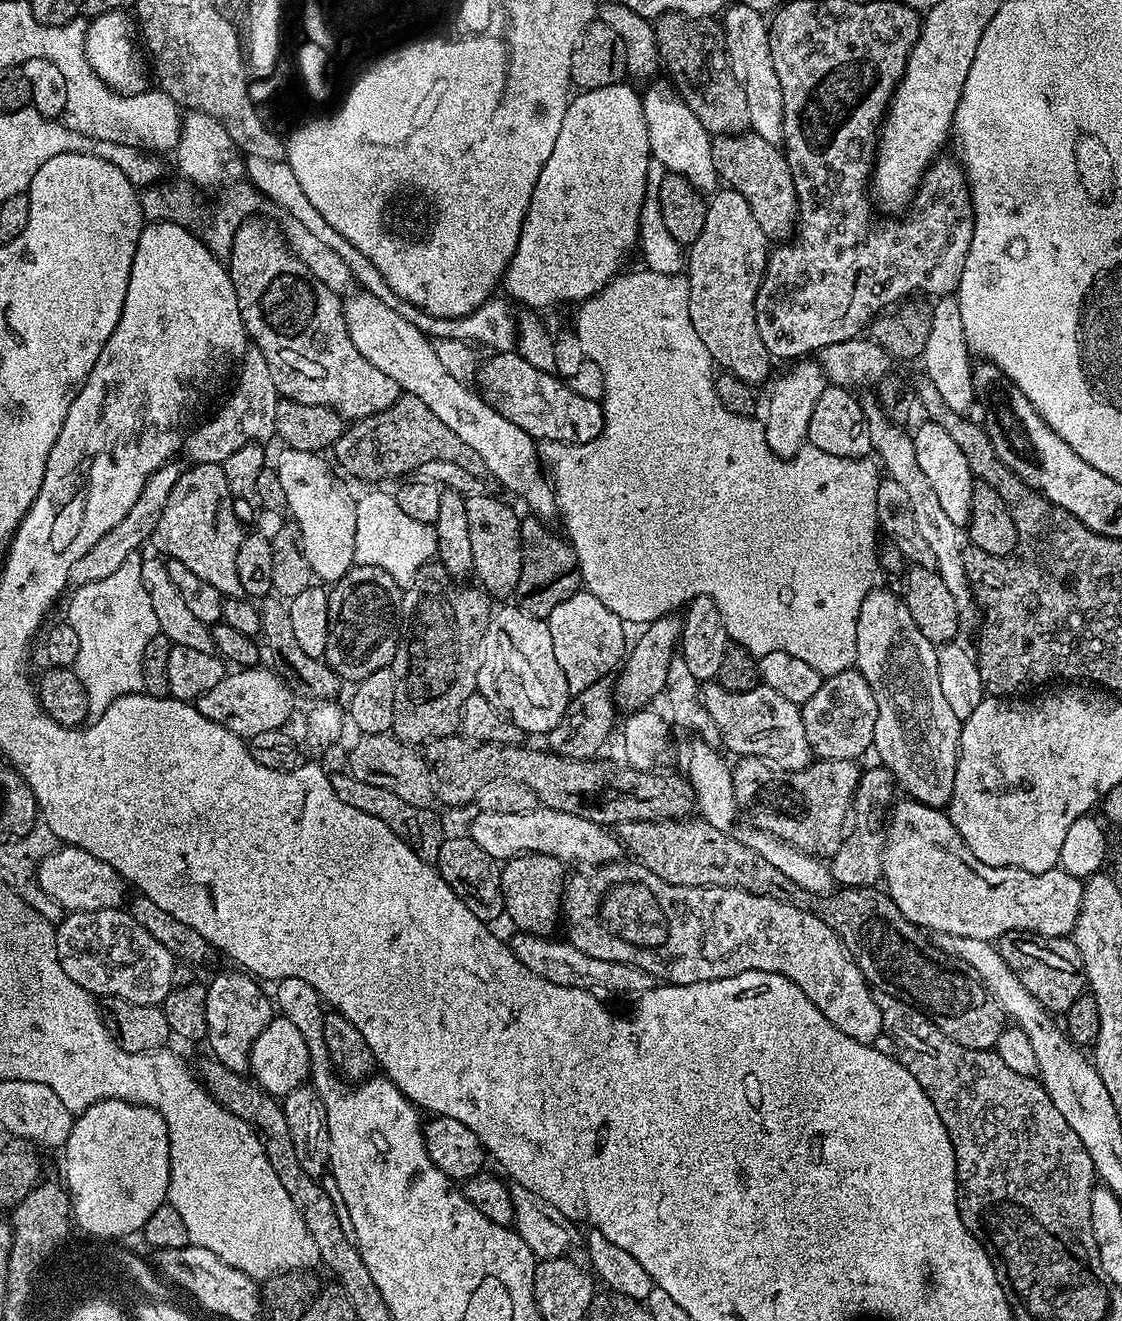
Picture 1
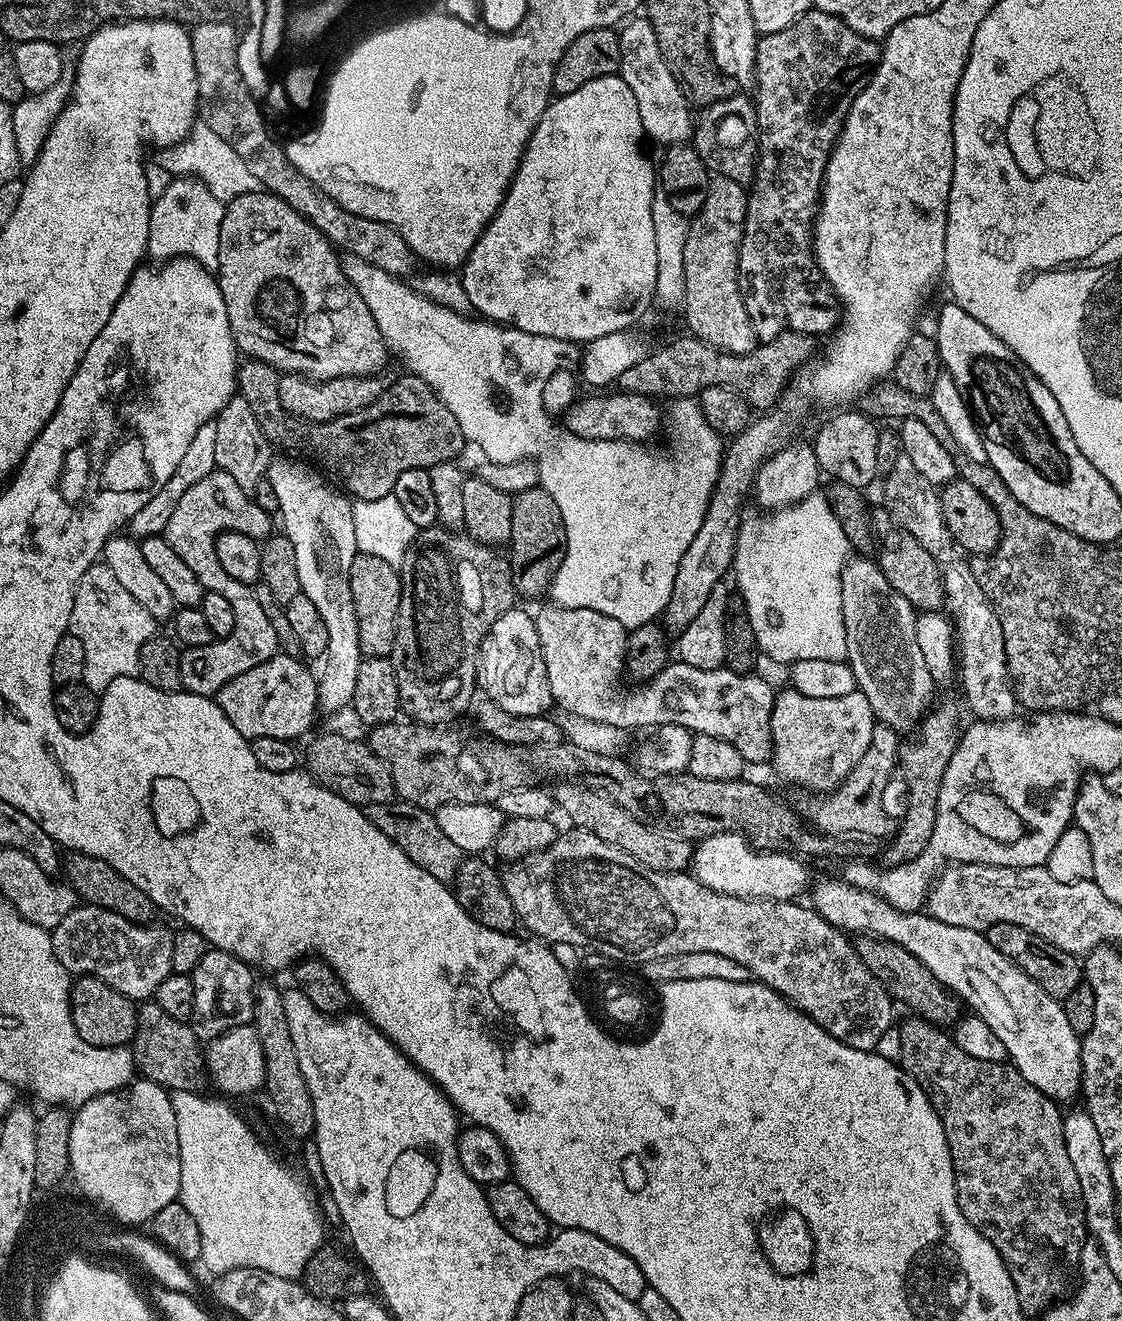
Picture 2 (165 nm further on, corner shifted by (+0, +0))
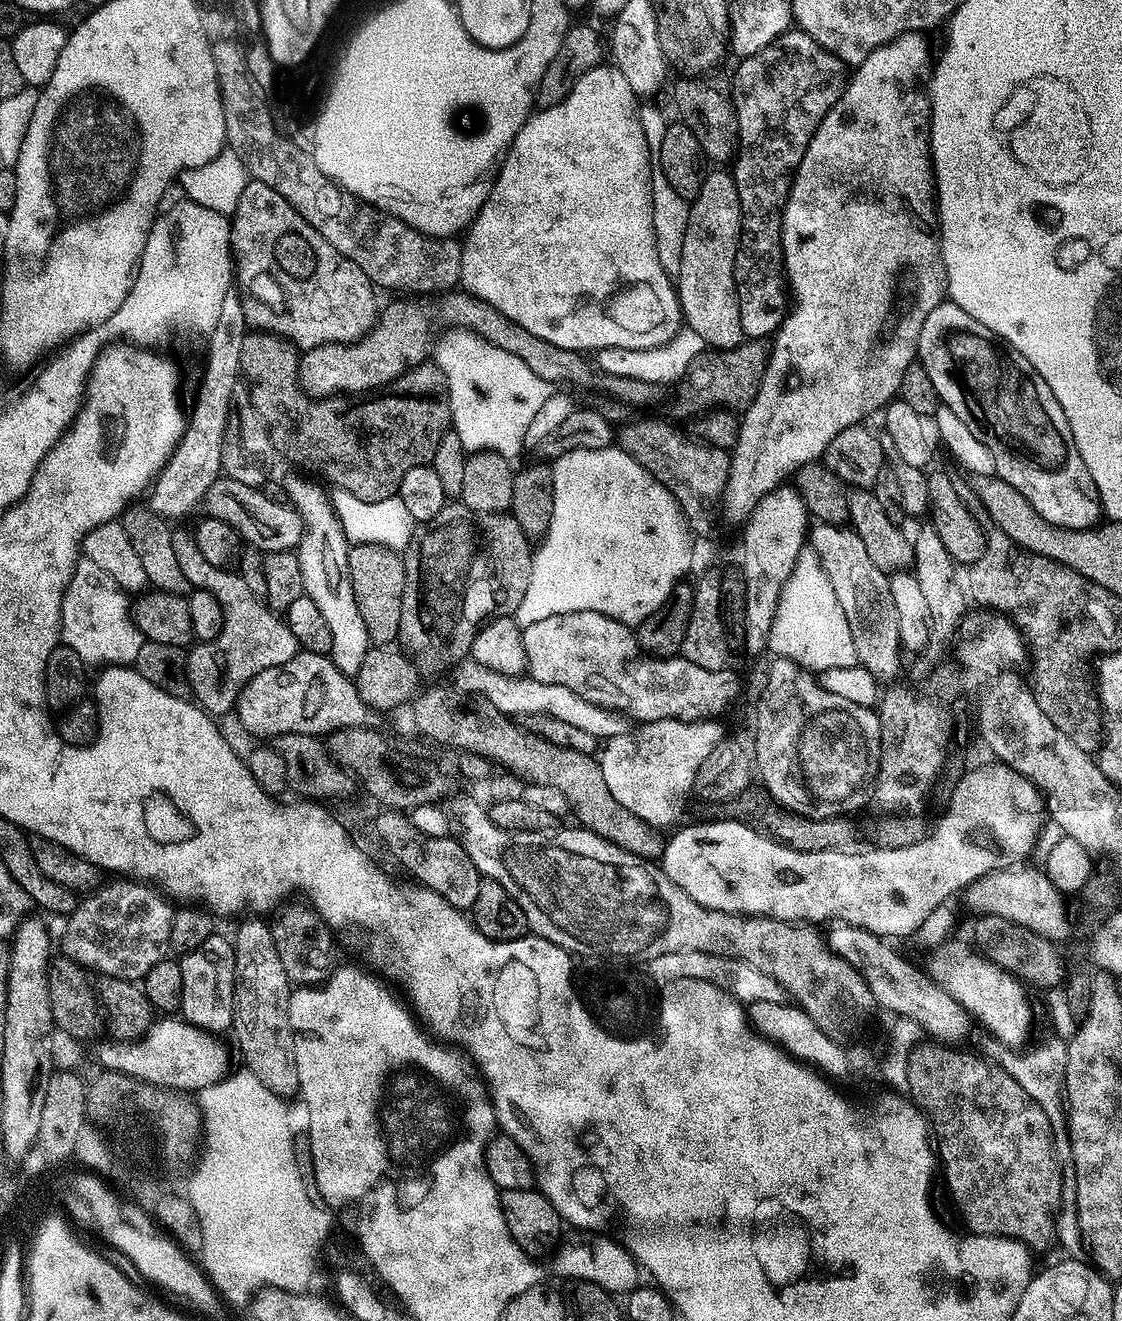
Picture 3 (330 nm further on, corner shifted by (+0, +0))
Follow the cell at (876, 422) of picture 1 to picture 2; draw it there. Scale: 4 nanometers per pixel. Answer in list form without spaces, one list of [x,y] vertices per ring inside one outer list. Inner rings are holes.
[[[965,561],[956,562],[945,567],[943,576],[945,593],[945,605],[954,625],[954,632],[958,641],[958,666],[962,674],[962,688],[964,696],[973,712],[973,717],[982,720],[1006,720],[1015,715],[1015,708],[1018,708],[1015,689],[1008,679],[1008,667],[1005,662],[1005,640],[1002,638],[1002,626],[994,614],[989,600],[978,585],[978,580],[972,573],[971,565]]]

